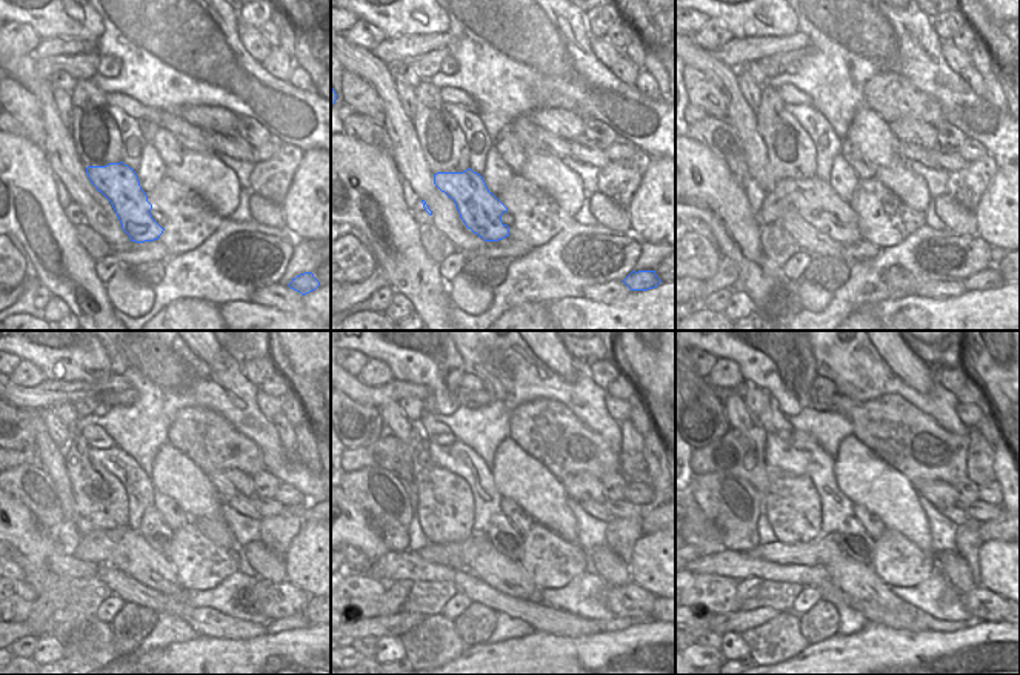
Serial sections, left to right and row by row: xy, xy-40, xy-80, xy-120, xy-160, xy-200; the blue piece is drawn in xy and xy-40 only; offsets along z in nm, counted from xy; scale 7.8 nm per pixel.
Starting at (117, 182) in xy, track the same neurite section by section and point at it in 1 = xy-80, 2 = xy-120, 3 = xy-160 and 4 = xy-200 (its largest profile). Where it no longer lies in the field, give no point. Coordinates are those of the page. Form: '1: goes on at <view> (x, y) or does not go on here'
1: goes on at xy-80 (813, 199)
2: goes on at xy-120 (126, 549)
3: goes on at xy-160 (477, 555)
4: goes on at xy-200 (857, 580)

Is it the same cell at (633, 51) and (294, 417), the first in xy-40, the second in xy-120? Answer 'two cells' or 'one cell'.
one cell

